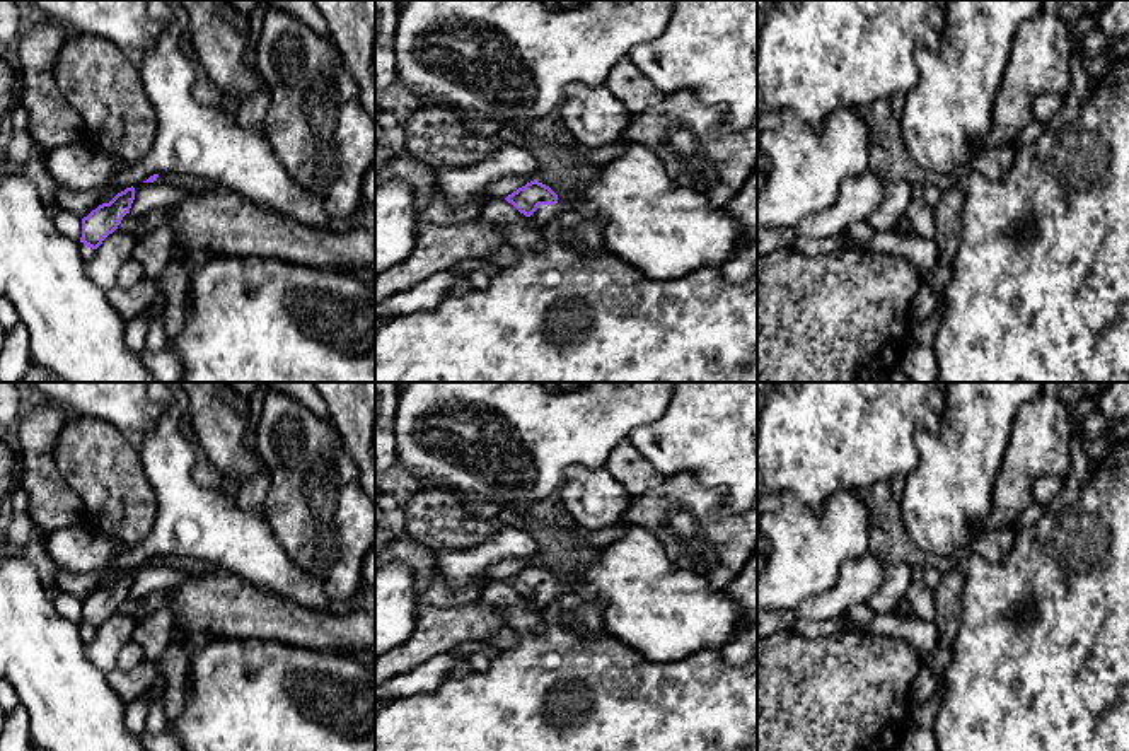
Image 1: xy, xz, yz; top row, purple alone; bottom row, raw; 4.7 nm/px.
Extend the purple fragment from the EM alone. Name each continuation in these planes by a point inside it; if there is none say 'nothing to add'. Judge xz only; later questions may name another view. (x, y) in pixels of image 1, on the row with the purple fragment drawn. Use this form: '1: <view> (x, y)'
1: xz (543, 215)

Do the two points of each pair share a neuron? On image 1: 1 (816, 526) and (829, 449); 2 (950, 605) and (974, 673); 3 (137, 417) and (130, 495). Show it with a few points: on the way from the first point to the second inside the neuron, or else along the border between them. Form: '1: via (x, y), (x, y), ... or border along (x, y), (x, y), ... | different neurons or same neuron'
1: border along (783, 492), (816, 509), (838, 492), (855, 494) | different neurons
2: border along (964, 587), (962, 620), (952, 642), (947, 666) | different neurons
3: border along (87, 417), (106, 420), (125, 434) | different neurons

